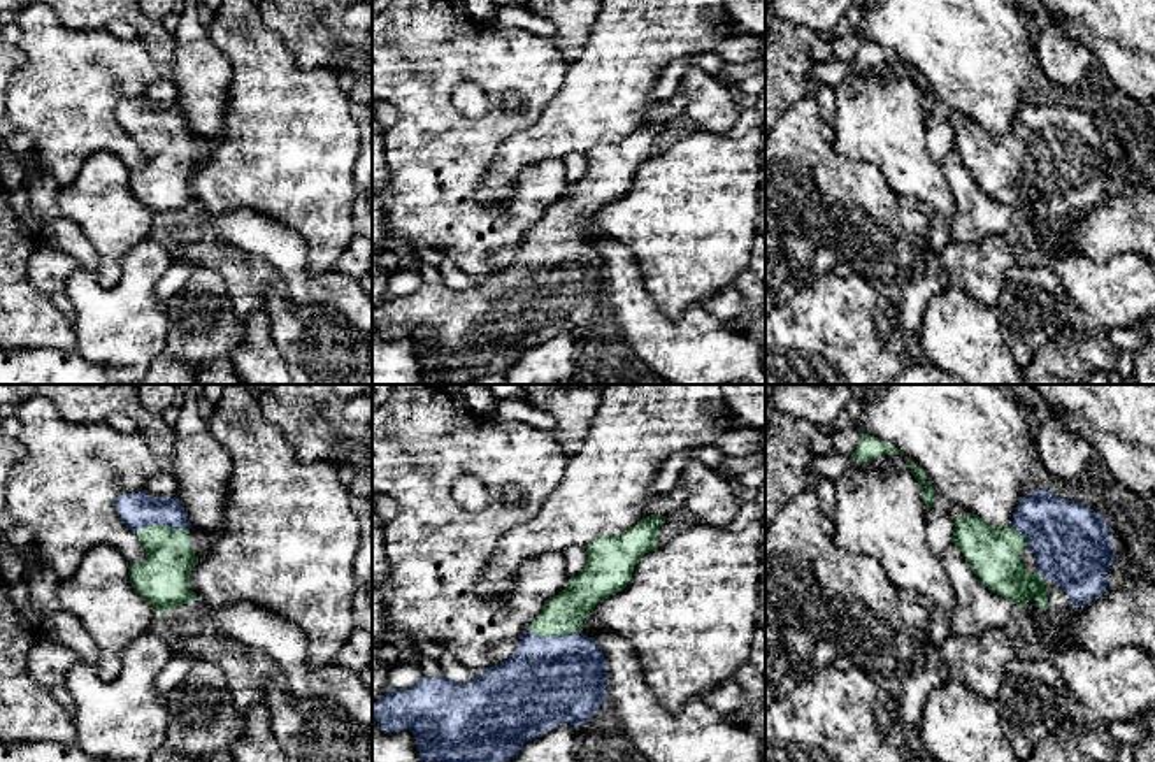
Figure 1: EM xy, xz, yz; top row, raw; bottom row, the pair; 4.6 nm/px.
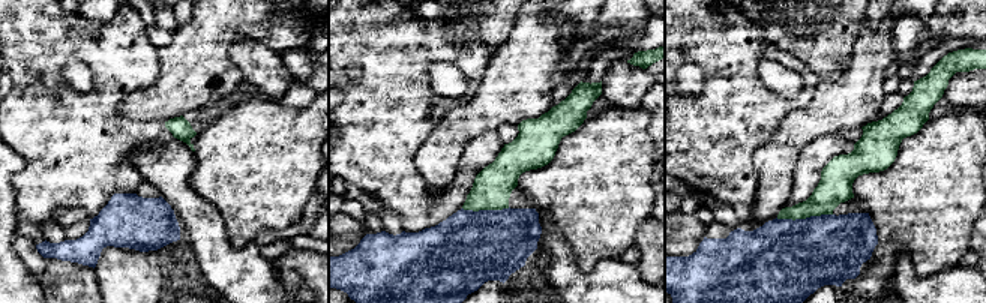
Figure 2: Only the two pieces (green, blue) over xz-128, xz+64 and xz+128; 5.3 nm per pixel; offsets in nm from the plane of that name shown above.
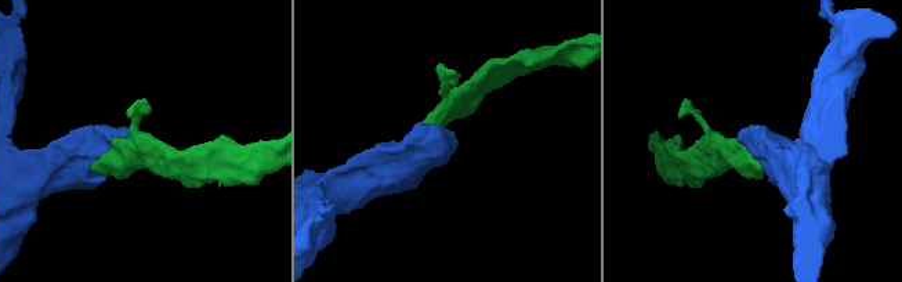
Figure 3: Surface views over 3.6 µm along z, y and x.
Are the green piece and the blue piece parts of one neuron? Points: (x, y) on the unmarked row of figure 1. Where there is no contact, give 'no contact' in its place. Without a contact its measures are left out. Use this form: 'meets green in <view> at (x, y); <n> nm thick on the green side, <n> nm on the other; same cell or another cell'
meets green in xz at (555, 241); 180 nm thick on the green side, 400 nm on the other; same cell

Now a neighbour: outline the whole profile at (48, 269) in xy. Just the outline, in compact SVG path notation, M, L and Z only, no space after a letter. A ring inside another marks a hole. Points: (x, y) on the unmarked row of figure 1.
M39 244L28 256L26 272L35 290L58 298L63 295L65 283L77 267L79 262L72 255Z

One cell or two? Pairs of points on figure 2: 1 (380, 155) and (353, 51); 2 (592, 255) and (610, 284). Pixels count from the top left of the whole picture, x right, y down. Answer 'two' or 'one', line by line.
1: one
2: two

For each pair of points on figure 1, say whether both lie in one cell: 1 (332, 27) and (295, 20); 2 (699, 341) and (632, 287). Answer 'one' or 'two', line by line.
1: one
2: one

